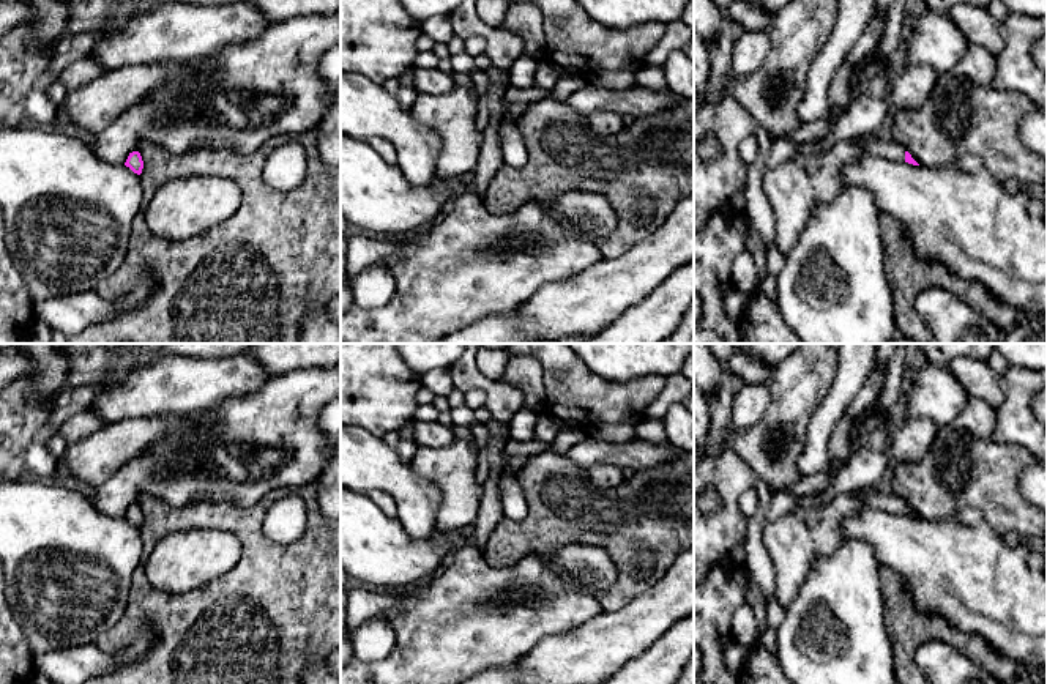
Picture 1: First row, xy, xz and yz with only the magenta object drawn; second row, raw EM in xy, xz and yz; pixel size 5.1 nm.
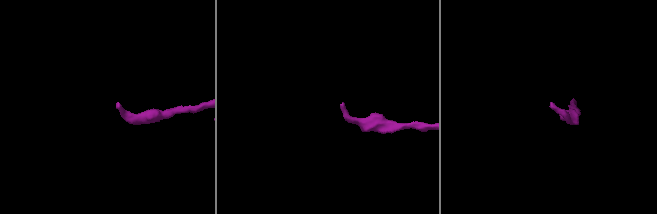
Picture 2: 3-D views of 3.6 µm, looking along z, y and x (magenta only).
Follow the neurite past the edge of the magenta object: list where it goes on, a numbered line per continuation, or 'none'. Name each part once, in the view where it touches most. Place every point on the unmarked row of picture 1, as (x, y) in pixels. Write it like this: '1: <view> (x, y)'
1: yz (888, 501)

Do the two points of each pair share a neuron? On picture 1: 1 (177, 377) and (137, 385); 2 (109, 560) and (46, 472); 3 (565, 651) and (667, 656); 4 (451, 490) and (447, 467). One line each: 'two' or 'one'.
1: one
2: two
3: two
4: one

